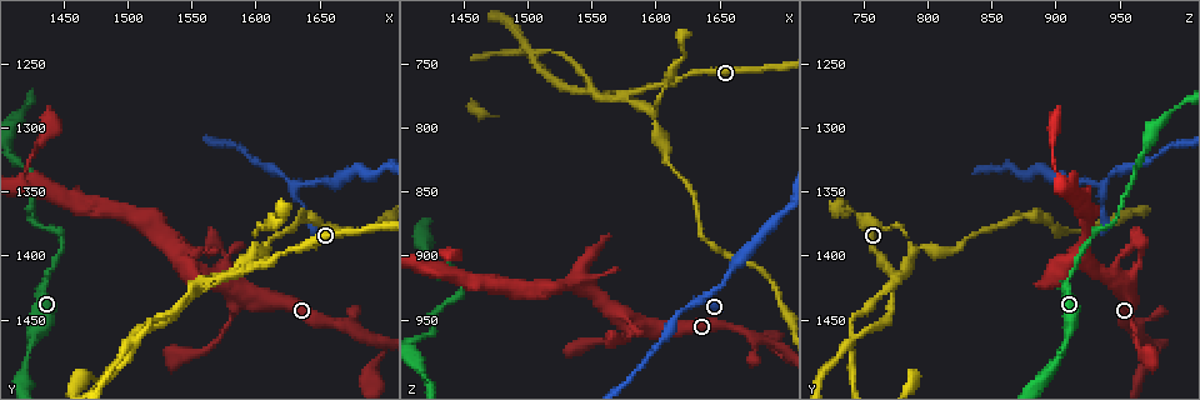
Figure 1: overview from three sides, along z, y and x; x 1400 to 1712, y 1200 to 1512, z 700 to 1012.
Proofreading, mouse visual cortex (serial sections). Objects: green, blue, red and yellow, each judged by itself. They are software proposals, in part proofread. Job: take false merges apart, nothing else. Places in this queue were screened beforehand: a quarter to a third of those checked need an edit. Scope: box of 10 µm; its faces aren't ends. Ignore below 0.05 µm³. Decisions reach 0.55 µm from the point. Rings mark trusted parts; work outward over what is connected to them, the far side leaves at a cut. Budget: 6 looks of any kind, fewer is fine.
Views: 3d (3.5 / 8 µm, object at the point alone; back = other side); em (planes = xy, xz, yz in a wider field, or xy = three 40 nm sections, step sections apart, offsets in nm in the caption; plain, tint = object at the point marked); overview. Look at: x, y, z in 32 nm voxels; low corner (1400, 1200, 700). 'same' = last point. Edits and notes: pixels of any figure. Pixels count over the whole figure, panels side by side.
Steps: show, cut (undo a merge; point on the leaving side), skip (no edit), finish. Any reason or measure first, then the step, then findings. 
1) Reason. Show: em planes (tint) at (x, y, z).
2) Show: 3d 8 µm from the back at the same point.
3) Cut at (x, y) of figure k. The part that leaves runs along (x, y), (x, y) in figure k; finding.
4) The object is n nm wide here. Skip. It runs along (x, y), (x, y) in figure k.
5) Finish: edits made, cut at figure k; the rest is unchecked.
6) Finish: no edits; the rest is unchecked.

Narrows sharply. Show: em xy step 2 (tint) at (1620, 1340, 942).

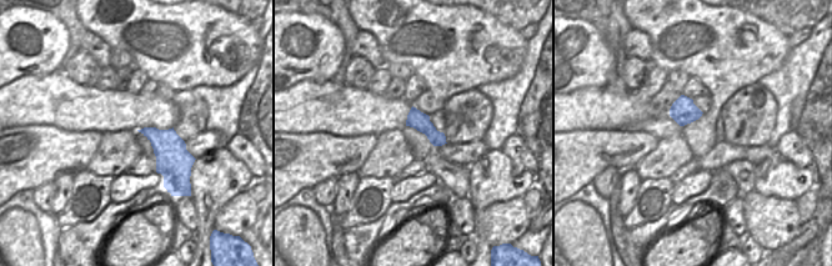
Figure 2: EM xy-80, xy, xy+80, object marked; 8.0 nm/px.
Show: 3d 3.5 µm at the same point.

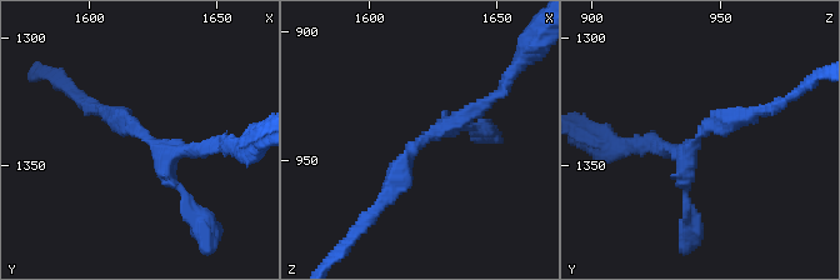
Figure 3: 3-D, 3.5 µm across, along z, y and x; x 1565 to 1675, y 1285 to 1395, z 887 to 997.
The arms are 150, 200, 250 nm wide. Skip. It runs along (185, 201), (158, 148), (100, 109) in figure 3; one cell here.

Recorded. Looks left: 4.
Abrupt turn. Show: 3d 3.5 µm from the back at (1450, 1382, 930).

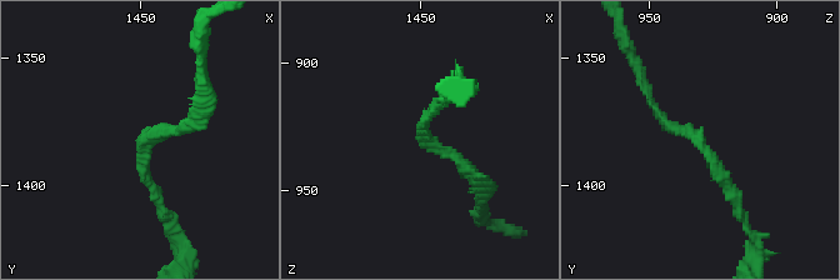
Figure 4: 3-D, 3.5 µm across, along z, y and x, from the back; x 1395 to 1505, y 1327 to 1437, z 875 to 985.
The arms are 150, 150 nm wide; need the tissue. Show: em xy step 3 (tint) at (1449, 1383, 928).

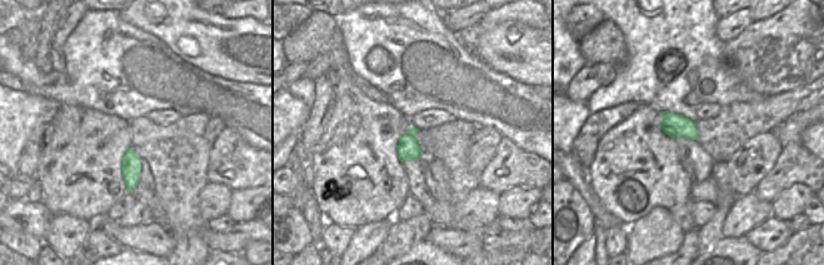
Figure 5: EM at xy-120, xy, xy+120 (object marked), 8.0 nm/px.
Skip. It runs along (740, 213), (689, 129), (653, 109) in figure 4; one cell here.

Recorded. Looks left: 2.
Branch point. Show: 3d 3.5 µm from the back at (1576, 1414, 774).

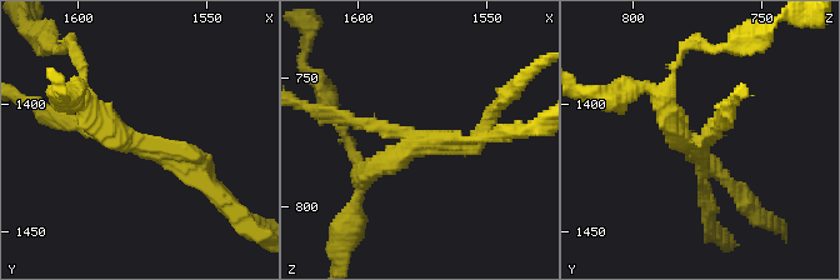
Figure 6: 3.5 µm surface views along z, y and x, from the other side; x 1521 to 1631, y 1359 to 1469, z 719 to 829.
3 arms meet here; the arms are 150, 200, 300 nm wide. Show: em xy step 5 (tint) at (1577, 1415, 775).

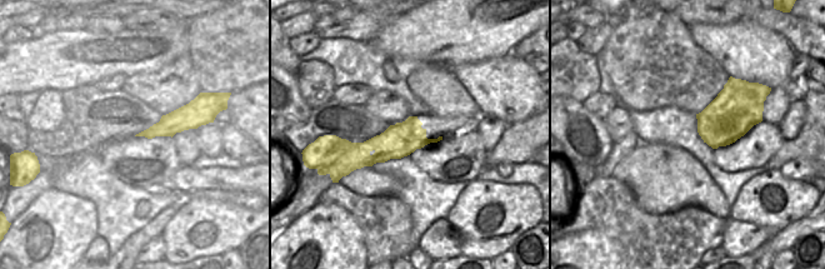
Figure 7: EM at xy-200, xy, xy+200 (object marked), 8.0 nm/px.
Cut at (666, 128) of figure 6. A border runs along (358, 143), (339, 159) in figure 7; a second cell is stuck on.

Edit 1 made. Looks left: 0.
Finish: edits made, cut at figure 6; the rest is unchecked.

